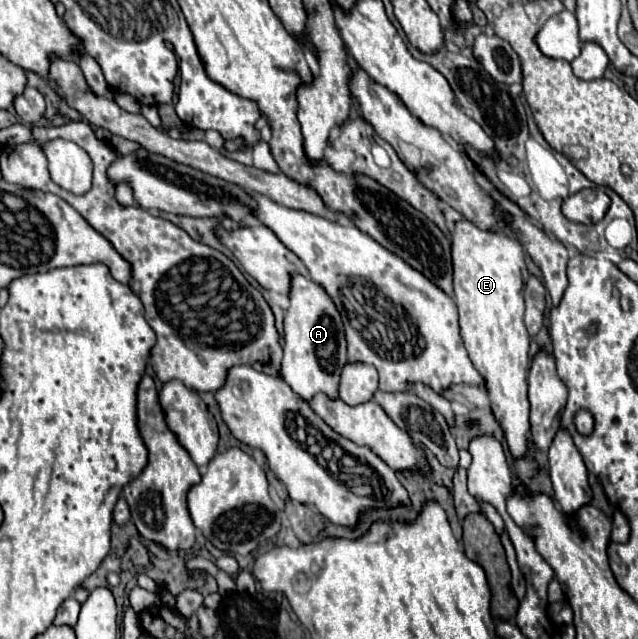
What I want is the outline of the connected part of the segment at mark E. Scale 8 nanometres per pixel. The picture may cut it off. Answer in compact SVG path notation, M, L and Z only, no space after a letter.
M461 219L455 223L455 229L451 231L451 257L453 299L459 311L461 339L475 369L485 379L493 413L505 431L511 453L515 457L521 457L529 433L529 335L523 325L525 253L519 241L507 237L503 231L483 231L475 227L471 221Z

